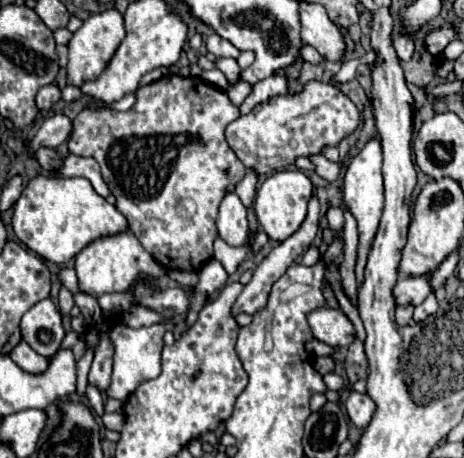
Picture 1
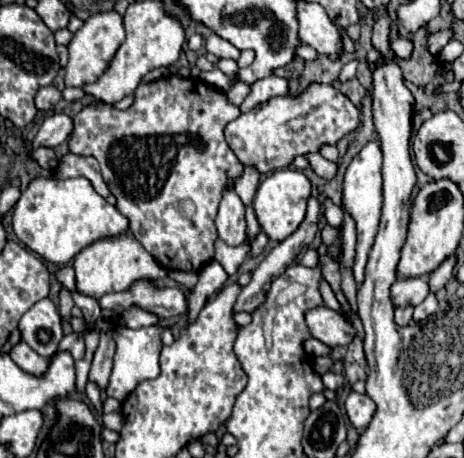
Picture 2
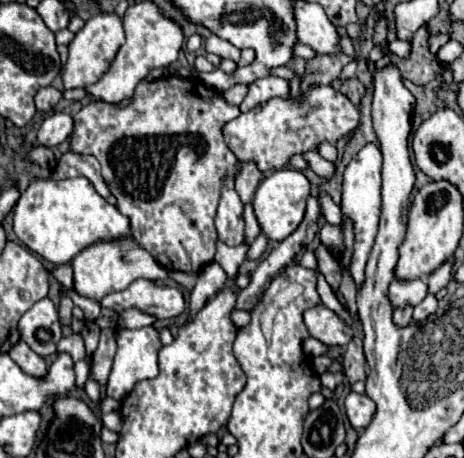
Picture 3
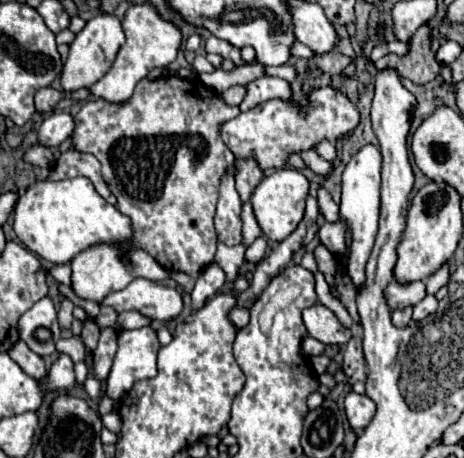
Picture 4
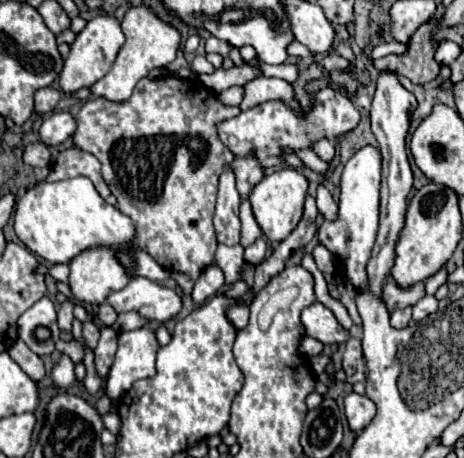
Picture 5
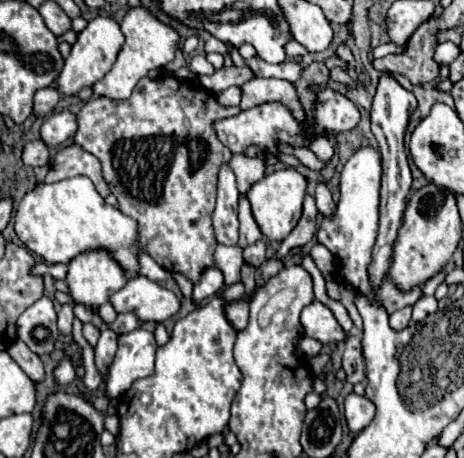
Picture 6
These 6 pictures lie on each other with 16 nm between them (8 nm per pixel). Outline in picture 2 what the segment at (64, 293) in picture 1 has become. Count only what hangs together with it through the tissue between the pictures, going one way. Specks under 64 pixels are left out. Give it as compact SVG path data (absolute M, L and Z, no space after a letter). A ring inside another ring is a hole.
M66 288L60 290L60 316L62 318L70 318L70 310L74 306L74 300L70 296L70 292Z

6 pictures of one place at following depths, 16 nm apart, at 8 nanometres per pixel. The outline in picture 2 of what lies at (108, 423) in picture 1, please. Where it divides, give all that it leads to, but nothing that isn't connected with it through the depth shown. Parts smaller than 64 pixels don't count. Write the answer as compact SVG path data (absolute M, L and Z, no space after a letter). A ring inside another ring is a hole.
M118 412L104 414L102 420L104 420L104 426L106 426L108 430L116 430L116 432L120 432L120 428L124 426L124 418L122 418L122 414L118 414Z

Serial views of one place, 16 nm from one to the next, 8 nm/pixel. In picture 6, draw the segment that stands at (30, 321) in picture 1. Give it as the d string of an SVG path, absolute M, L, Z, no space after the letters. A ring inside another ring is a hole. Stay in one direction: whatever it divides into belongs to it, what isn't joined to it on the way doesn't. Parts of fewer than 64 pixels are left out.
M46 296L36 300L30 308L26 308L18 318L16 326L18 338L38 356L50 354L54 350L56 340L60 338L56 326L56 310L52 300Z

